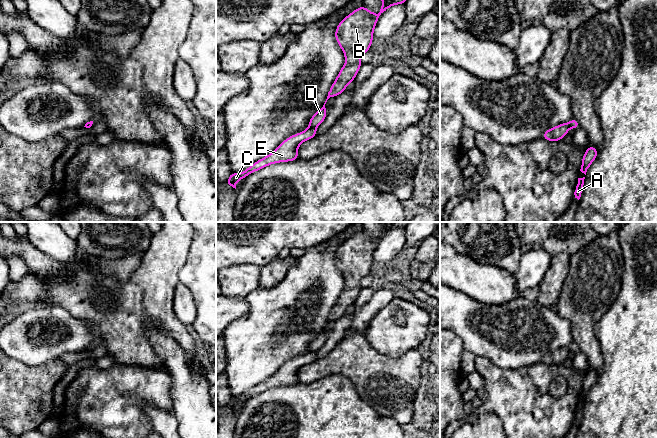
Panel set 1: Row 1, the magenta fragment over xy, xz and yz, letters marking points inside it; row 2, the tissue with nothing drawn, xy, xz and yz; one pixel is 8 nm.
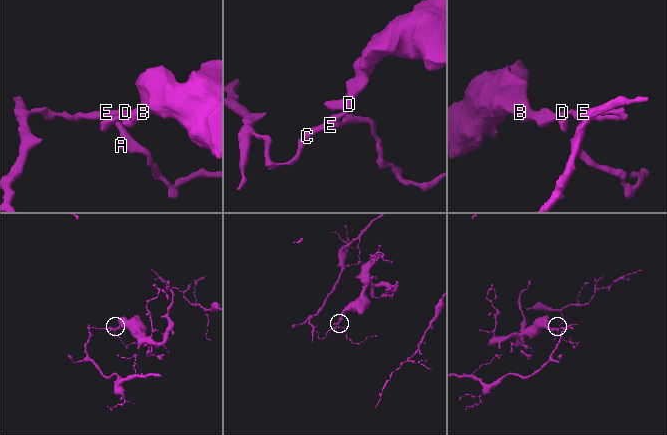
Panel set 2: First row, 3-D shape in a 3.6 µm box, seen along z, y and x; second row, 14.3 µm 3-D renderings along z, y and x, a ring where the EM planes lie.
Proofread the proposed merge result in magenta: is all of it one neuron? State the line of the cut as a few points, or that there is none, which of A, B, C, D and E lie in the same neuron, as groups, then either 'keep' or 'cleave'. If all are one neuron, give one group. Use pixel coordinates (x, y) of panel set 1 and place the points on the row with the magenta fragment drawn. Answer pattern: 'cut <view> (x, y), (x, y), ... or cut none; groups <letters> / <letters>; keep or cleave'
cut xz (310, 126), (314, 128); groups A C E / B D; cleave

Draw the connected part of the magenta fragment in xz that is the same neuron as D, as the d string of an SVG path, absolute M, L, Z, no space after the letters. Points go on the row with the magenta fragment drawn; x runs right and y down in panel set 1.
M382 0L383 4L382 4L381 9L380 9L380 12L379 12L378 14L373 14L371 11L369 11L368 9L366 9L365 6L363 5L363 6L357 8L355 11L353 11L350 15L346 16L346 17L339 23L339 25L338 25L337 28L336 28L336 31L335 31L335 38L336 38L336 41L338 42L339 46L341 47L341 49L342 49L343 52L344 52L345 59L346 59L346 63L345 63L345 65L341 68L341 70L340 70L340 72L339 72L337 78L336 78L335 82L332 84L332 86L331 86L331 88L330 88L330 90L329 90L329 92L328 92L328 96L327 96L327 99L326 99L326 101L325 101L323 107L322 107L320 110L318 110L318 111L311 117L311 119L309 120L309 125L310 125L310 127L316 128L316 127L319 126L321 123L323 123L323 121L325 120L325 118L326 118L326 116L327 116L327 111L326 111L326 108L325 108L325 104L326 104L327 100L328 100L330 97L337 97L339 94L341 94L343 91L345 91L347 85L348 85L351 81L353 81L353 80L355 79L355 77L356 77L356 75L357 75L357 73L358 73L358 71L359 71L359 69L360 69L360 67L361 67L361 65L362 65L361 62L360 62L360 57L361 57L365 52L367 52L368 50L370 50L371 43L372 43L372 41L373 41L373 31L374 31L374 27L375 27L375 25L377 24L377 20L378 20L379 16L380 16L384 11L386 11L390 6L395 5L395 4L405 4L406 1L407 1L407 0Z

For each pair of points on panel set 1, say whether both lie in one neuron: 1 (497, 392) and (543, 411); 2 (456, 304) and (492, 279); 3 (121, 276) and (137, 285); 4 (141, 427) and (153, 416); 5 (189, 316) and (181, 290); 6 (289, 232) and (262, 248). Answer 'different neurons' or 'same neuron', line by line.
1: same neuron
2: different neurons
3: different neurons
4: different neurons
5: same neuron
6: same neuron

